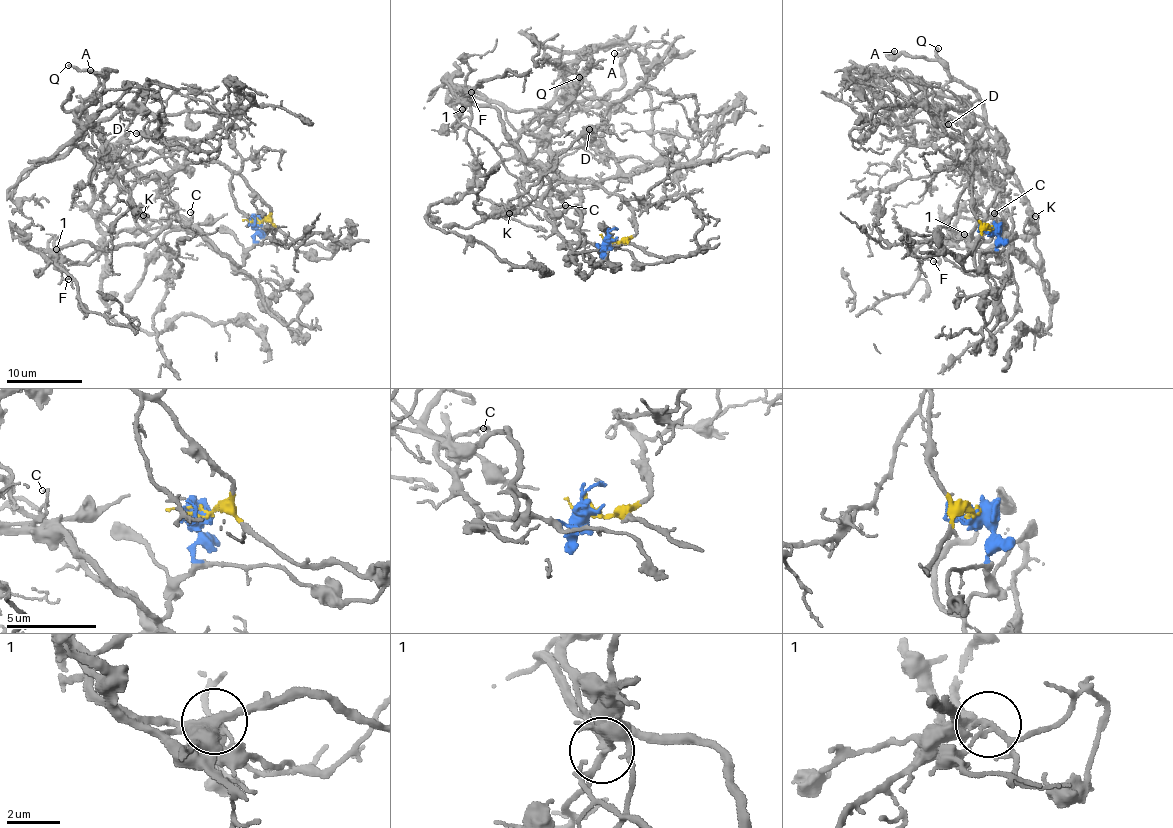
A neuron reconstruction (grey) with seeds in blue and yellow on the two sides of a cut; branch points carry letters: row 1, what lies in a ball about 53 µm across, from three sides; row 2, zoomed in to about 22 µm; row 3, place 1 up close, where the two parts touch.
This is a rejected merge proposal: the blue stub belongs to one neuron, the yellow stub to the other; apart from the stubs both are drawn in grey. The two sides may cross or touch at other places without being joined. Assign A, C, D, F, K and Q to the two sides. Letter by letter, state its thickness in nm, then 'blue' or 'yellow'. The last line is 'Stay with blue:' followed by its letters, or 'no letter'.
A: 280 nm thick; yellow
C: 130 nm thick; blue
D: 90 nm thick; yellow
F: 130 nm thick; blue
K: 140 nm thick; yellow
Q: 190 nm thick; yellow
Stay with blue: C, F

